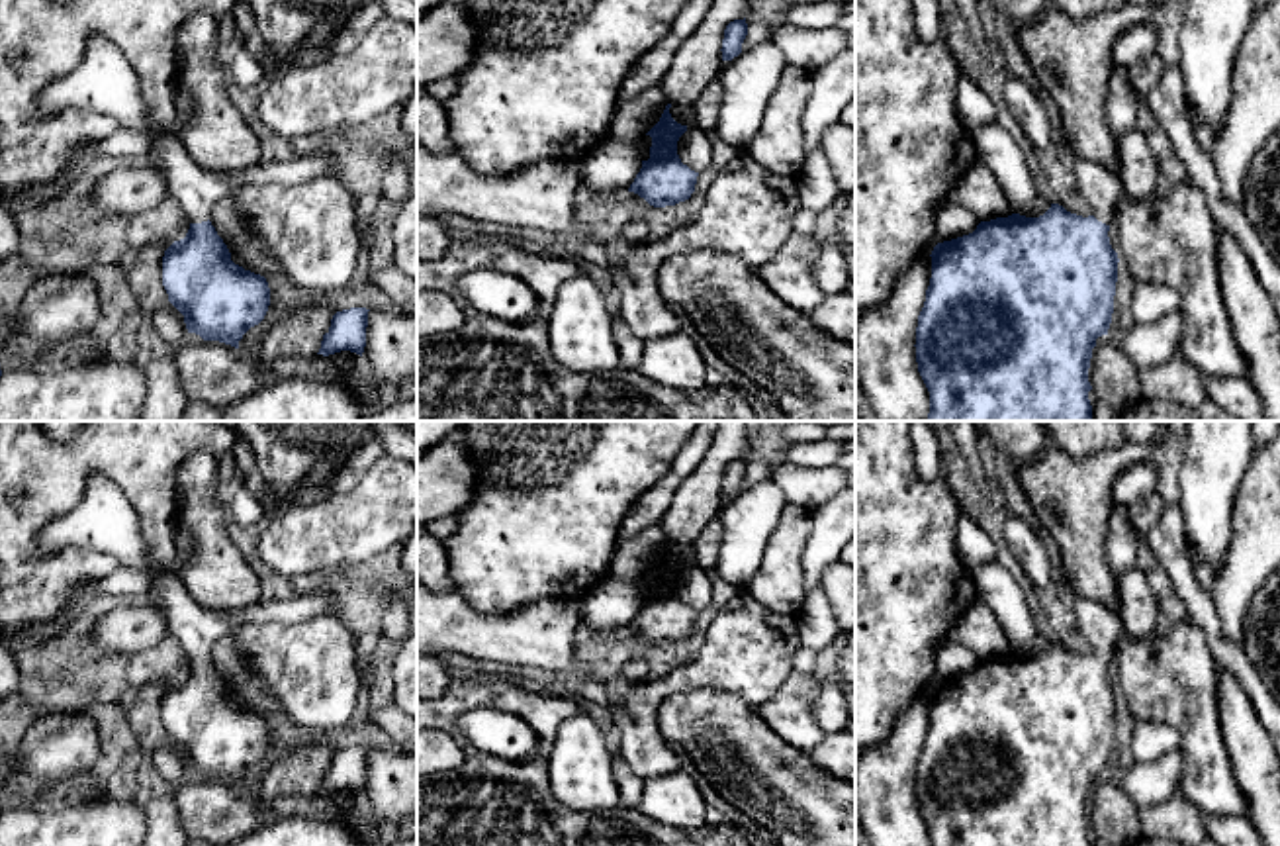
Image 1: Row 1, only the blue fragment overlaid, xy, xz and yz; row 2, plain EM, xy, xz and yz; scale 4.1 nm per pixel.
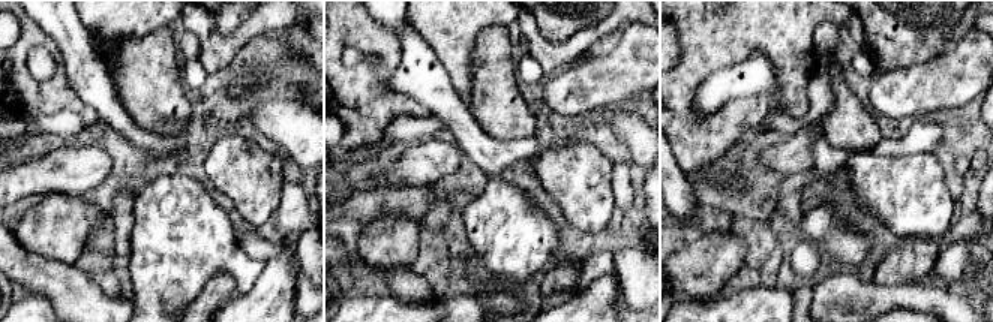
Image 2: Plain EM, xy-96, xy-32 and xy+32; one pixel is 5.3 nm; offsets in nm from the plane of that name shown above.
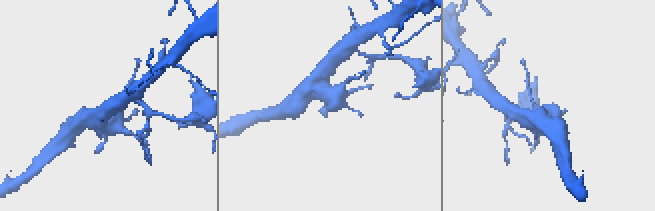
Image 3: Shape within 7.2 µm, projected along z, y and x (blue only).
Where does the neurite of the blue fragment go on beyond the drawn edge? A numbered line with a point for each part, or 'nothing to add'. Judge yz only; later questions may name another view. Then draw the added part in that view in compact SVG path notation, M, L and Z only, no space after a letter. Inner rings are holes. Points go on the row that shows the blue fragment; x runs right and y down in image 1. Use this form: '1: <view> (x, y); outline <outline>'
1: yz (1102, 188); outline M1076 159L1074 176L1082 196L1090 204L1092 215L1106 225L1114 225L1116 212L1123 198L1118 170L1094 161Z

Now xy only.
1: xy (104, 83); outline M102 35L88 39L78 67L47 82L39 92L39 118L51 118L65 110L104 114L115 119L119 127L145 133L153 145L147 161L160 168L168 194L178 200L190 223L207 221L211 208L241 186L299 184L335 174L335 155L323 149L309 149L292 161L239 170L202 168L172 129L160 131L153 125L133 67Z

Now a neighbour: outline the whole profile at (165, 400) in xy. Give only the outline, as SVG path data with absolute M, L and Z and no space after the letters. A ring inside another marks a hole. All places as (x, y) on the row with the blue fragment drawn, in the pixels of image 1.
M174 356L151 362L145 368L145 400L139 421L180 421L186 405L188 398Z

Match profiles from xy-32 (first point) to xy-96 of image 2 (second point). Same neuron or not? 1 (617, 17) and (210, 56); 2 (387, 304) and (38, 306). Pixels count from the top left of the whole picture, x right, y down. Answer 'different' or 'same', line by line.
1: same
2: same

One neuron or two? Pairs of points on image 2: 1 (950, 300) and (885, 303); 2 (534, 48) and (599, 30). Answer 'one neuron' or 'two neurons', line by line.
1: one neuron
2: one neuron

